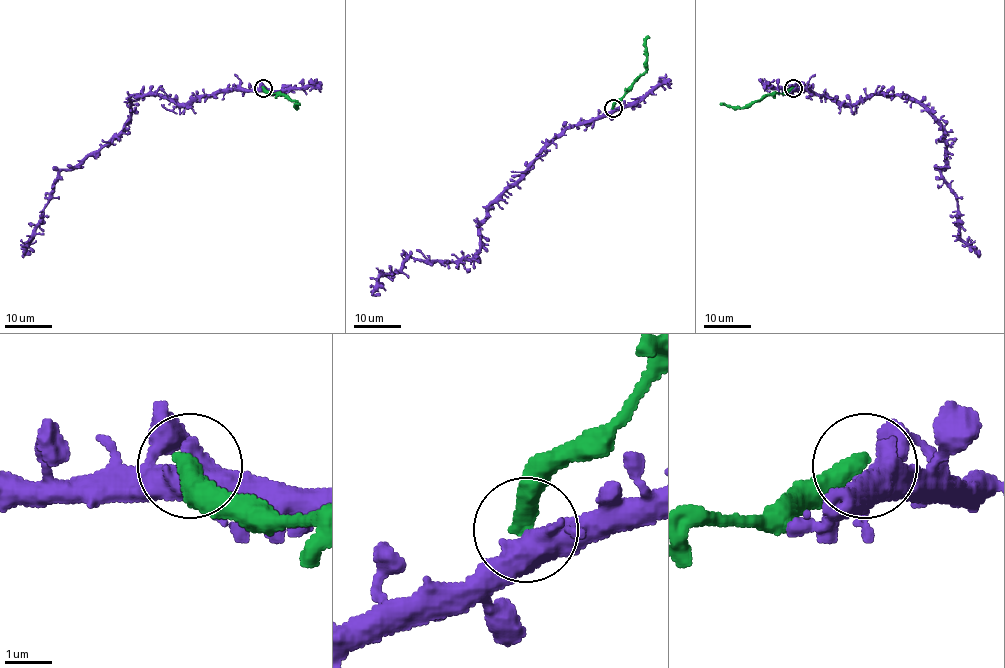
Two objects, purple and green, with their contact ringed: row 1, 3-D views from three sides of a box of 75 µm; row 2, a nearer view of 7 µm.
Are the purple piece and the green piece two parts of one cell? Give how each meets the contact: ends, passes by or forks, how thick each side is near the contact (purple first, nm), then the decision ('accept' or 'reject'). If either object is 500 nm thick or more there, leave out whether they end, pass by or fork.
550/440 nm | reject

